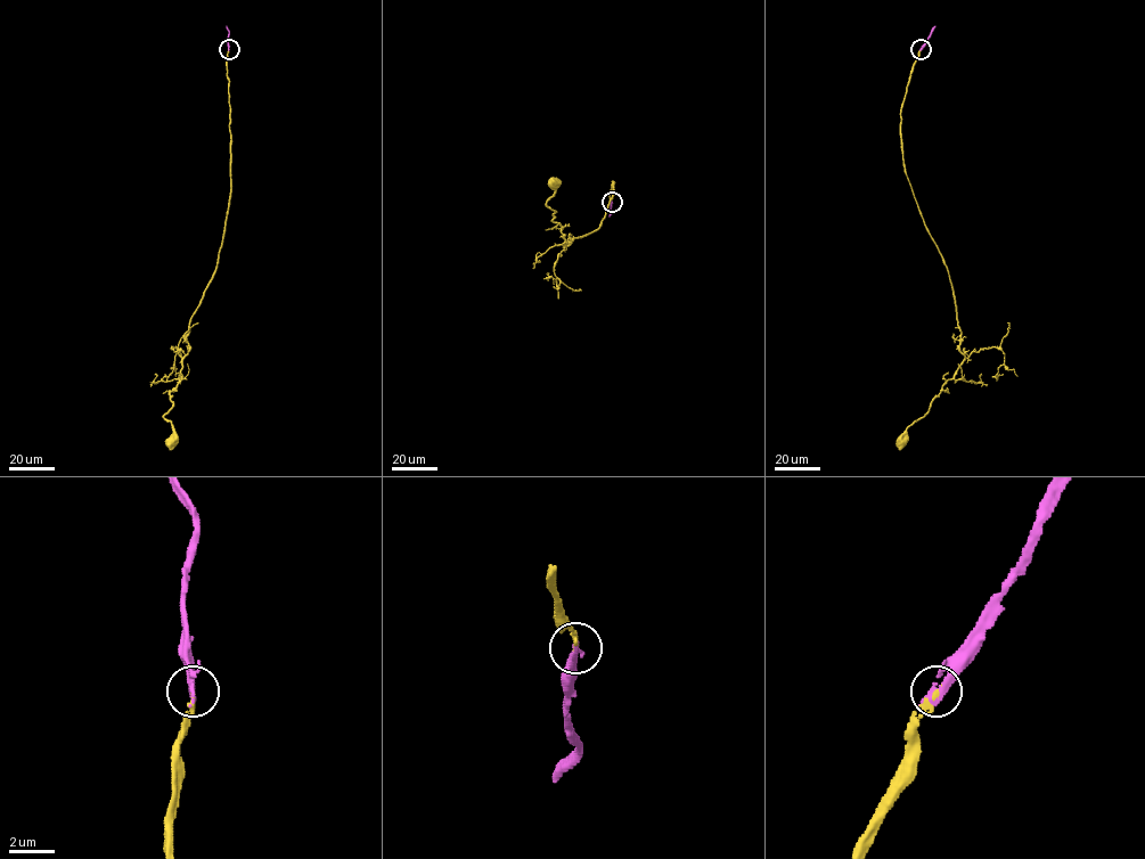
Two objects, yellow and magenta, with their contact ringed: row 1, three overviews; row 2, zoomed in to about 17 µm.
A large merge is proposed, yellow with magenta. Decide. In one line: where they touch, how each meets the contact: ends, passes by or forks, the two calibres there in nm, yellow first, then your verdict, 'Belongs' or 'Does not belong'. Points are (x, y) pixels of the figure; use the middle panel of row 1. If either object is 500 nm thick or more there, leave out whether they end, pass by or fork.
Place: (612, 202). At the ring yellow ends. At the ring magenta passes by. Thickness 240 nm (yellow) against 240 nm. Belongs

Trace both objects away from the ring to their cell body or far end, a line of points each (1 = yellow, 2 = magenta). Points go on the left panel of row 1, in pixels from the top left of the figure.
1: (228, 49), (228, 213), (163, 416), (171, 441)
2: (228, 49), (226, 25)

